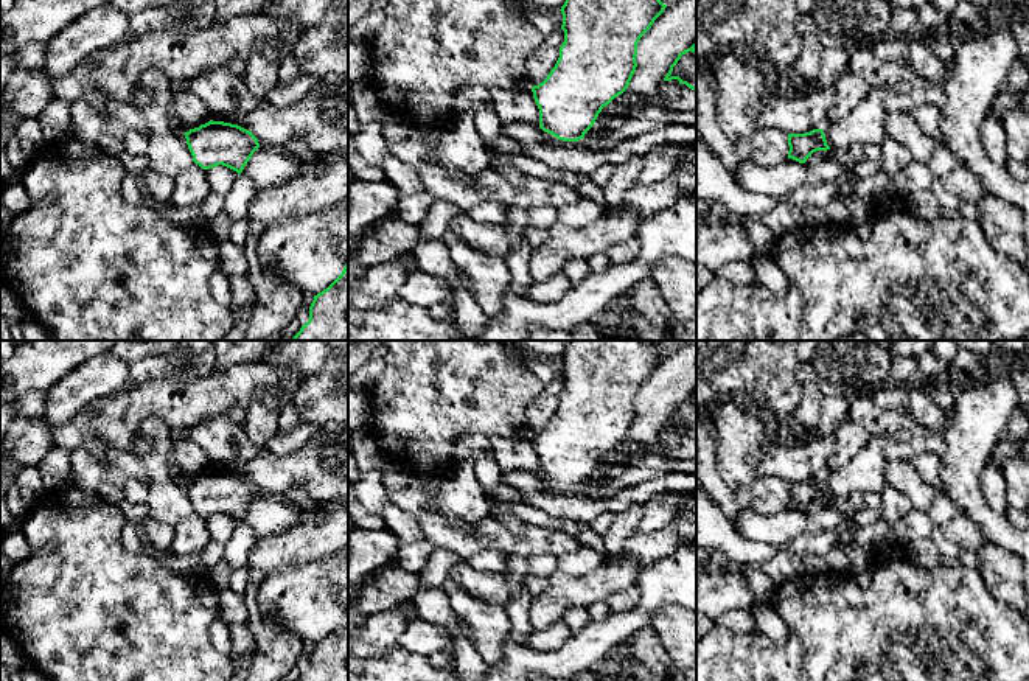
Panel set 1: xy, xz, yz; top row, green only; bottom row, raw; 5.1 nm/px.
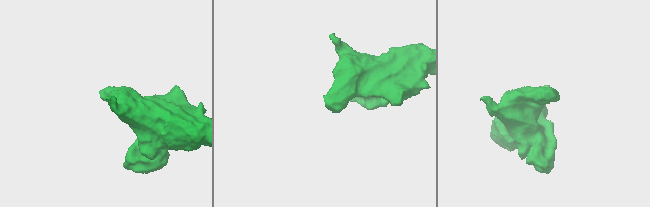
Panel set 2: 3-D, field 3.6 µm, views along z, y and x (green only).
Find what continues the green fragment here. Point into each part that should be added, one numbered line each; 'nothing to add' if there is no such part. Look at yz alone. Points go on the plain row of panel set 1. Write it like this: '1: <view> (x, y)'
1: yz (866, 470)

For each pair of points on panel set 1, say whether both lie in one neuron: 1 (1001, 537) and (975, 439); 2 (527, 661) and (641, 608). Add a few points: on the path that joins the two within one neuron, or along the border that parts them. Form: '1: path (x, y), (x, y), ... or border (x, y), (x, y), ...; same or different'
1: path (980, 512), (970, 502), (970, 464); same
2: path (555, 661), (568, 661), (613, 633); same

